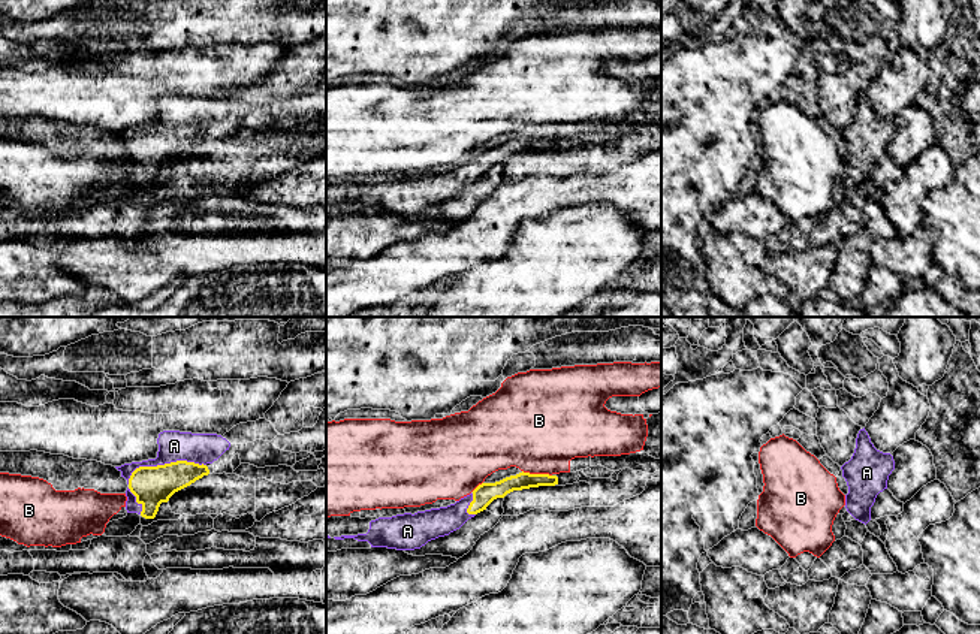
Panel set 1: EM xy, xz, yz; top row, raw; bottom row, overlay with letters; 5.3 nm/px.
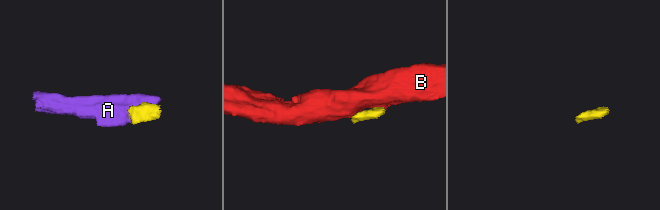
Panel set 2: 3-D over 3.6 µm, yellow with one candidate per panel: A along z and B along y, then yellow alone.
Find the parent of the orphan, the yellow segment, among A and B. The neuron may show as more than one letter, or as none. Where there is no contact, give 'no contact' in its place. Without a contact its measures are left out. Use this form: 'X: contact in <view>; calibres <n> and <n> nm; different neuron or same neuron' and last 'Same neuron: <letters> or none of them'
A: contact in xy; calibres 200 and 160 nm; same neuron
B: contact in xz; calibres 100 and 480 nm; different neuron
Same neuron: A

